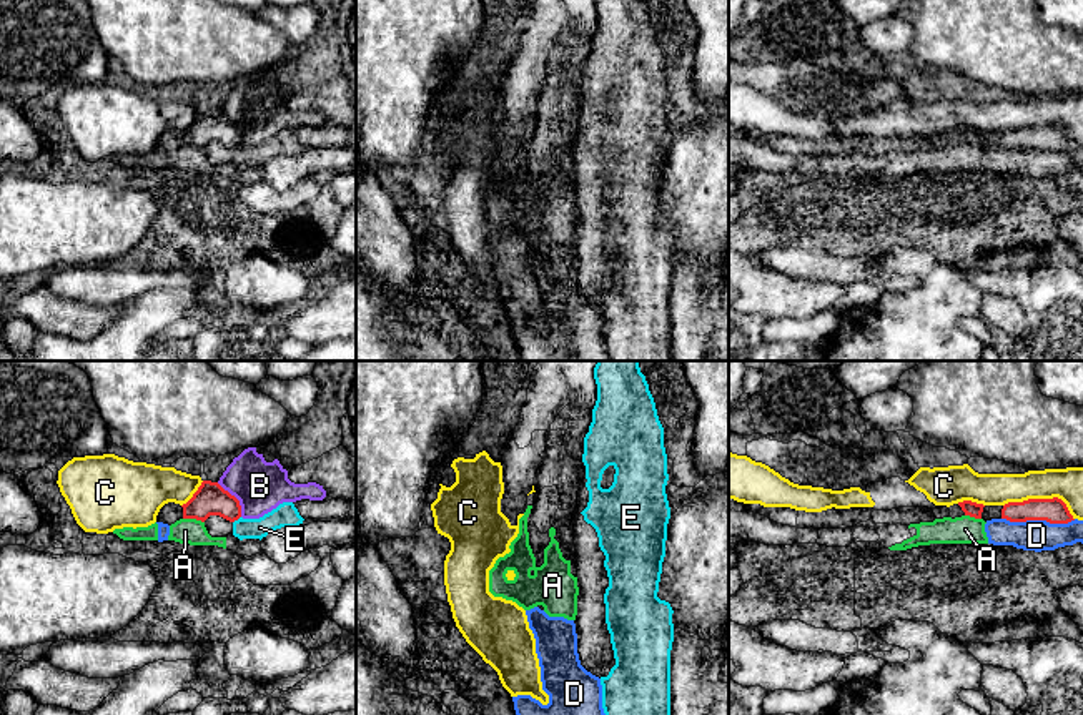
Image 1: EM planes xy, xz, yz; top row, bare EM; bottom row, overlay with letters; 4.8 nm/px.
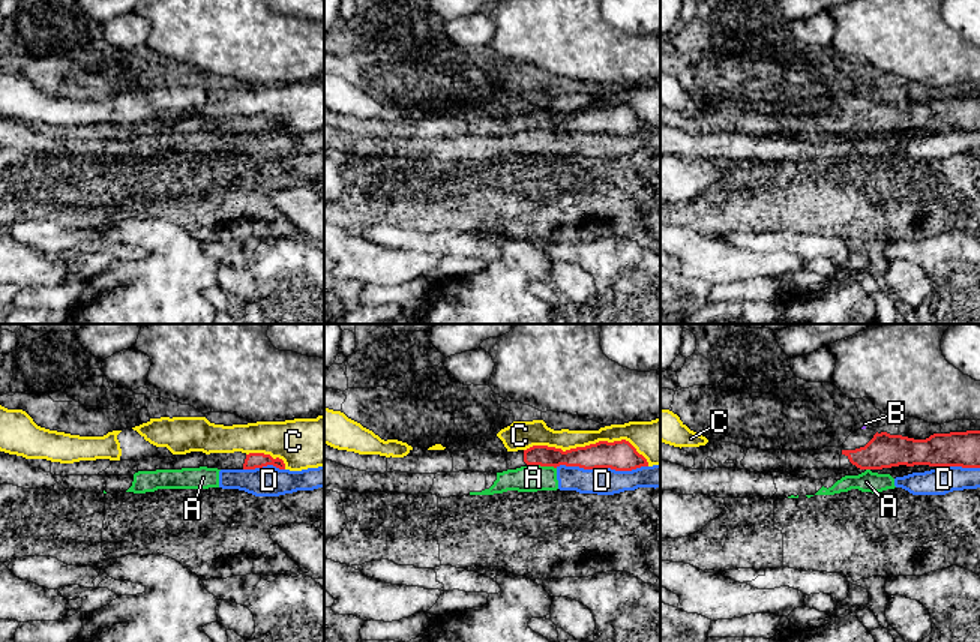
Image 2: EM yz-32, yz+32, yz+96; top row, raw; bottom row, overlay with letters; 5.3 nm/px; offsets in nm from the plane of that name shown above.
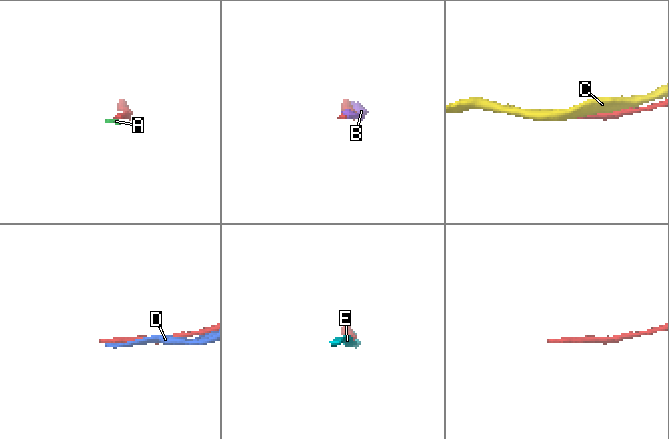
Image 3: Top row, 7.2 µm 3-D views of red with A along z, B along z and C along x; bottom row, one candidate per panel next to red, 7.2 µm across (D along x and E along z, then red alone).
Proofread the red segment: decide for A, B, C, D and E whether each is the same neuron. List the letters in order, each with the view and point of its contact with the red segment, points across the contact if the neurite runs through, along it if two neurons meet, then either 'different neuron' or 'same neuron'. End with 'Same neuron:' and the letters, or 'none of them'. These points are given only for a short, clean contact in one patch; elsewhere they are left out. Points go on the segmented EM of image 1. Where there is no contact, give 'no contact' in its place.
A: xy (193, 517) | along xy (183, 517), (203, 522) | different neuron
B: xy (235, 498) | different neuron
C: yz (1042, 499) | different neuron
D: yz (1038, 519) | different neuron
E: xy (237, 519) | different neuron
Same neuron: none of them

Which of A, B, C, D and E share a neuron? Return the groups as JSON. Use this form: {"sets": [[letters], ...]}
{"sets": [["A", "D"], ["B"], ["C"], ["E"]]}

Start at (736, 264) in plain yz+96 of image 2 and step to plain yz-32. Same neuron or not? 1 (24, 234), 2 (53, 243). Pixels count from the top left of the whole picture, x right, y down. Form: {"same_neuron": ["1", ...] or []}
{"same_neuron": []}

